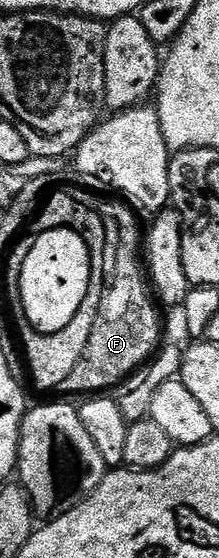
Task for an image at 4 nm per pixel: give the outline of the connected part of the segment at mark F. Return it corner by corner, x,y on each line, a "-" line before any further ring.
97,193
90,200
99,208
101,222
105,225
105,243
109,243
109,247
104,248
103,269
99,272
100,278
105,278
105,288
101,291
101,299
96,300
97,315
89,328
87,349
83,349
81,360
61,382
62,392
104,392
101,391
104,387
113,387
120,379
128,380
158,350
162,342
161,323
157,320
154,300
139,258
139,231
137,235
137,223
132,215
134,212
124,202
108,203

